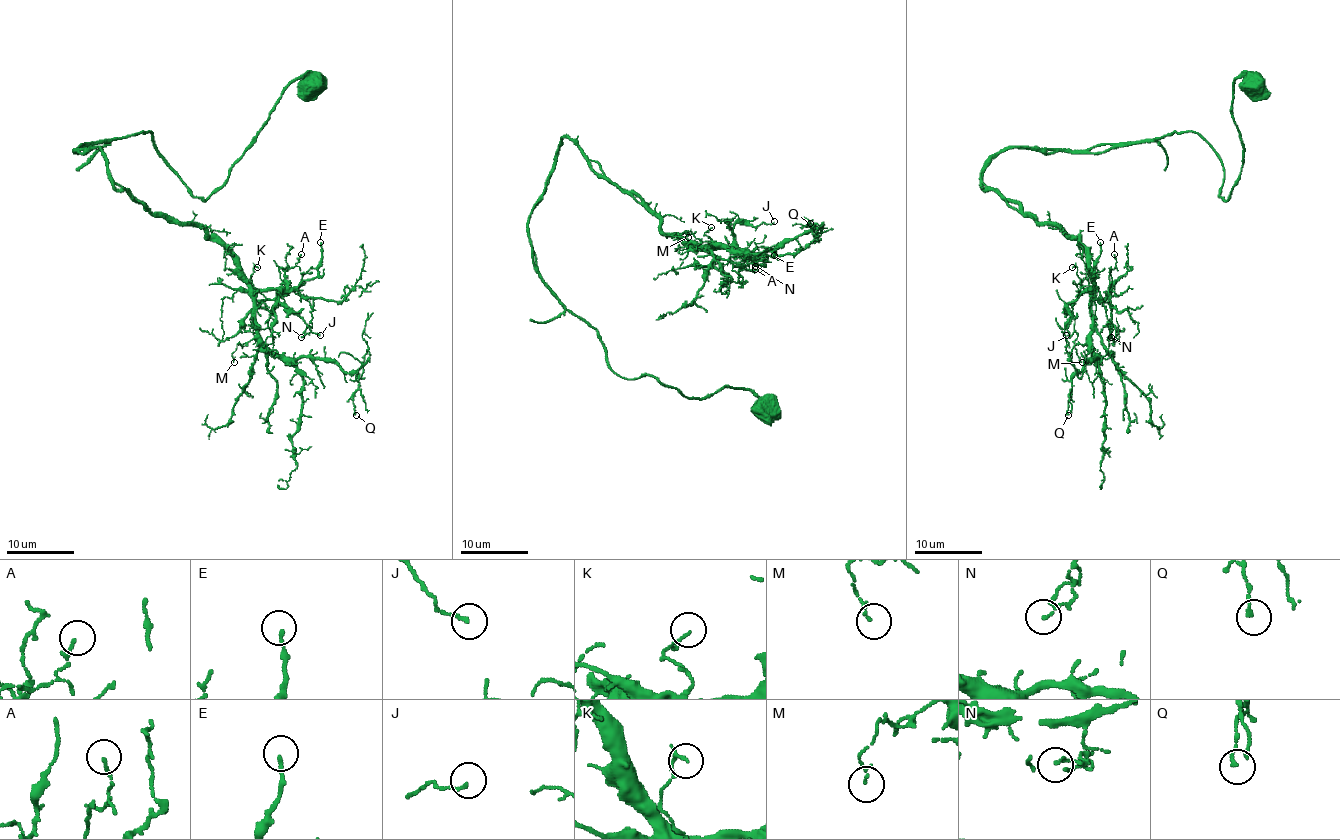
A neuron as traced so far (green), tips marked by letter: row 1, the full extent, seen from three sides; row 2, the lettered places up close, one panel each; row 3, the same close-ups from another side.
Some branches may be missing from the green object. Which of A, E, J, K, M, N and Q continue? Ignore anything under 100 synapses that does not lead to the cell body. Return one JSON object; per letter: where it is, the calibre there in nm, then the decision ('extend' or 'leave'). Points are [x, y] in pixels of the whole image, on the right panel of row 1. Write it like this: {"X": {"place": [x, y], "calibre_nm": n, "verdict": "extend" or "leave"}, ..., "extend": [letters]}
{"A": {"place": [1114, 254], "calibre_nm": 120, "verdict": "leave"}, "E": {"place": [1100, 242], "calibre_nm": 150, "verdict": "leave"}, "J": {"place": [1066, 335], "calibre_nm": 140, "verdict": "leave"}, "K": {"place": [1072, 267], "calibre_nm": 140, "verdict": "leave"}, "M": {"place": [1082, 362], "calibre_nm": 90, "verdict": "leave"}, "N": {"place": [1111, 337], "calibre_nm": 100, "verdict": "leave"}, "Q": {"place": [1068, 415], "calibre_nm": 150, "verdict": "leave"}, "extend": []}

